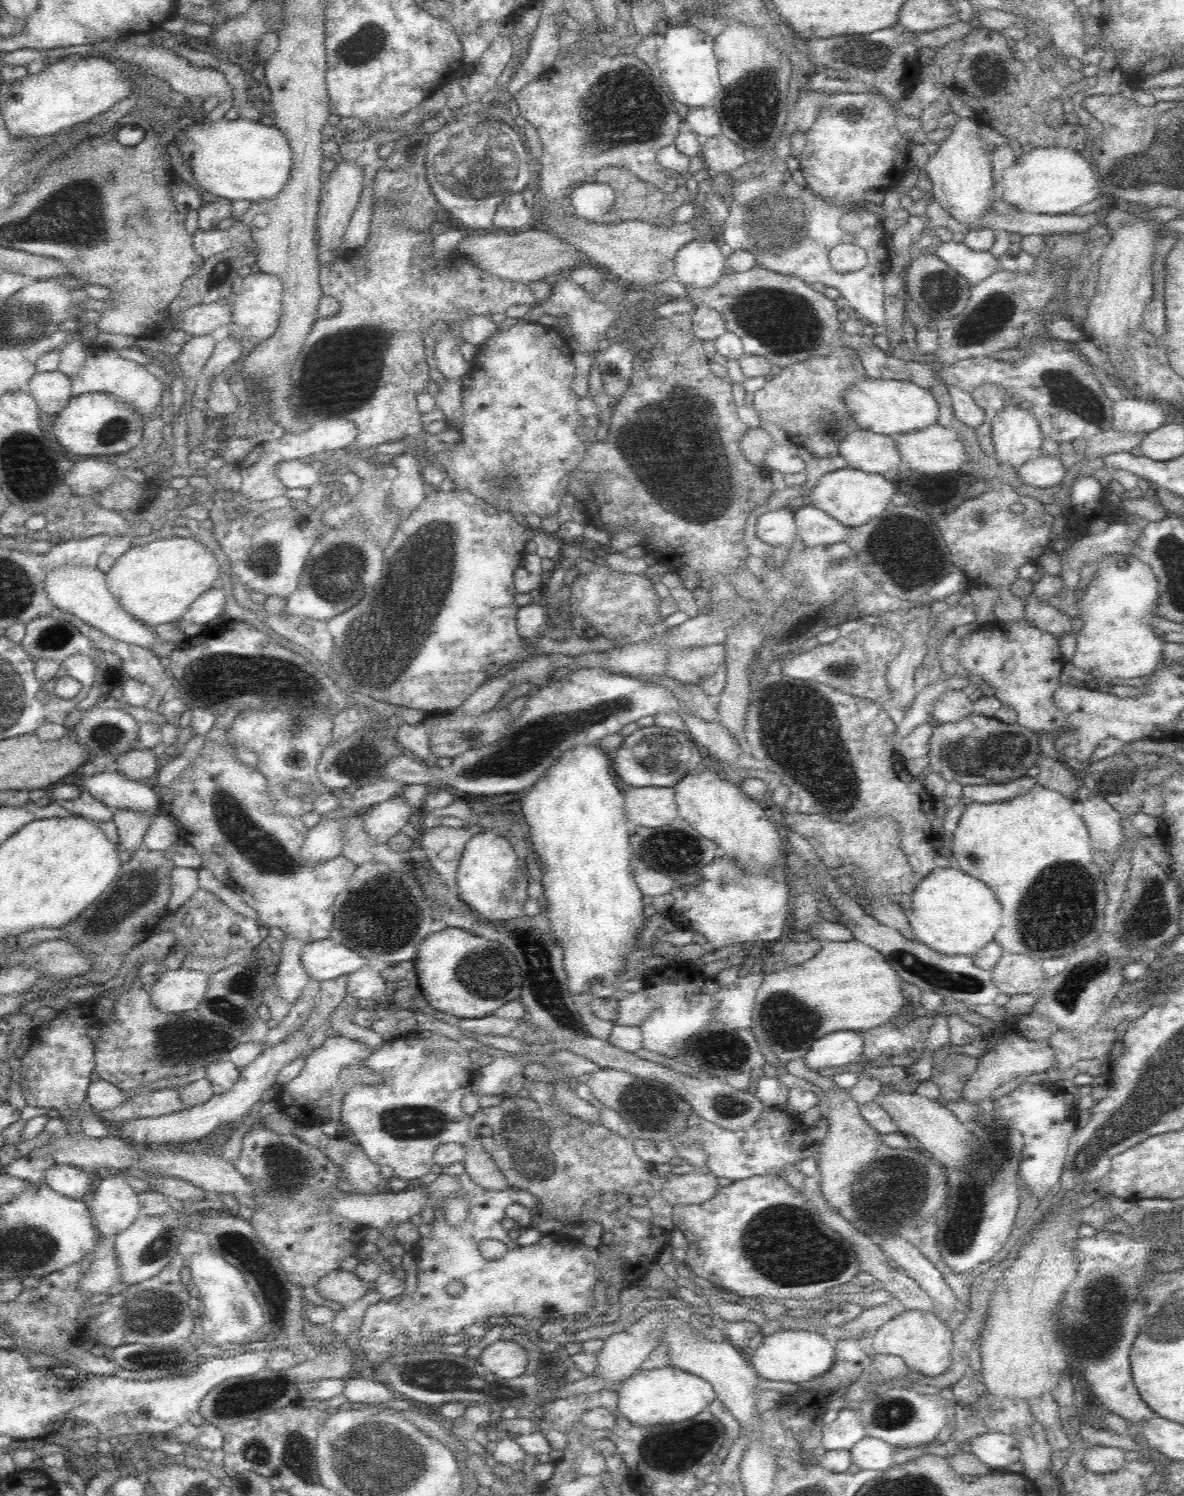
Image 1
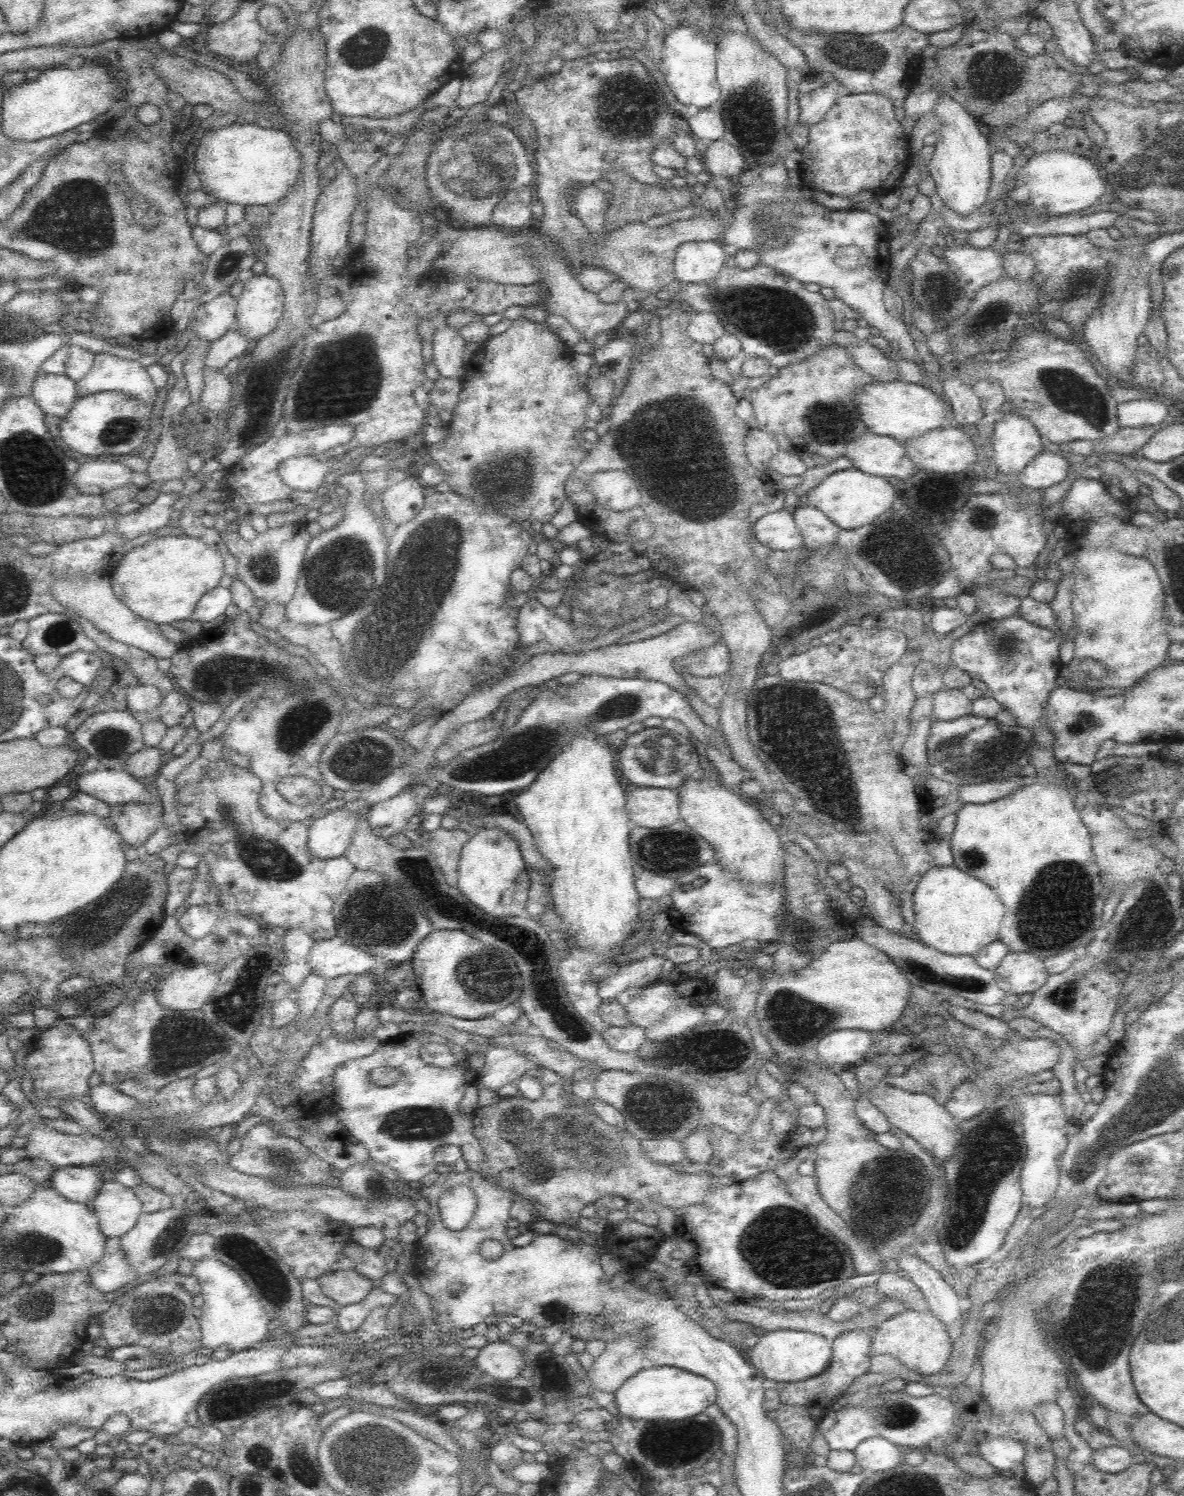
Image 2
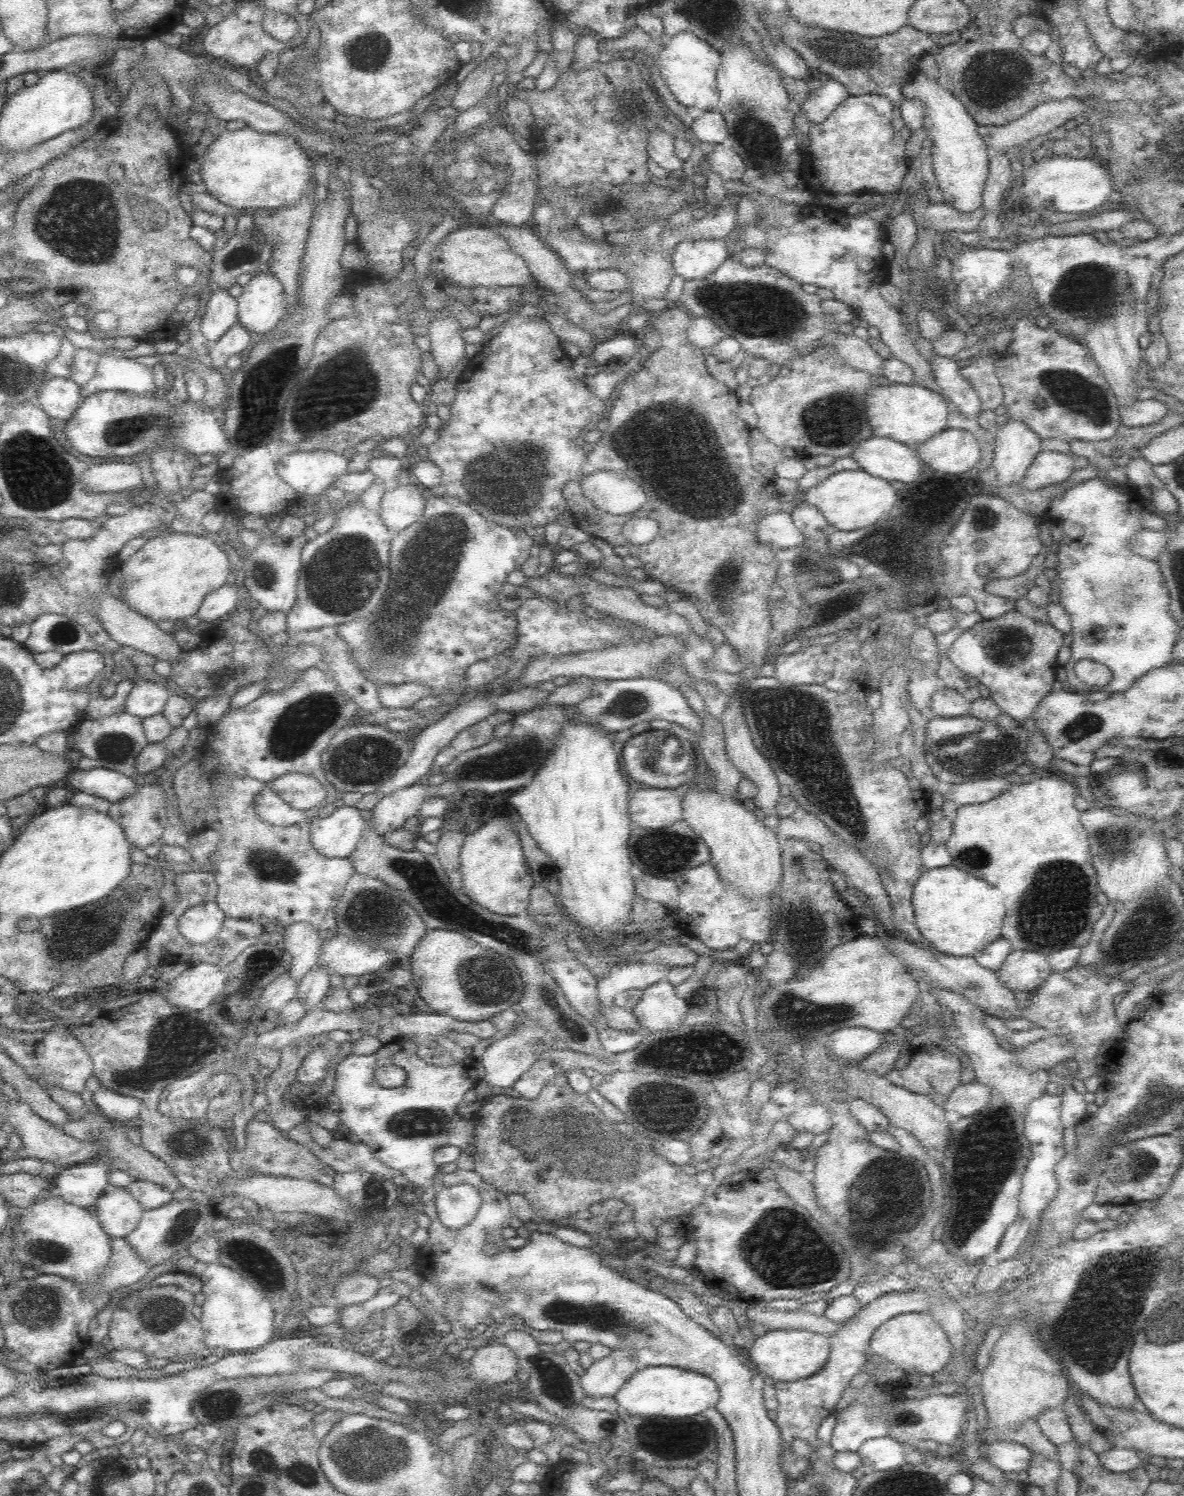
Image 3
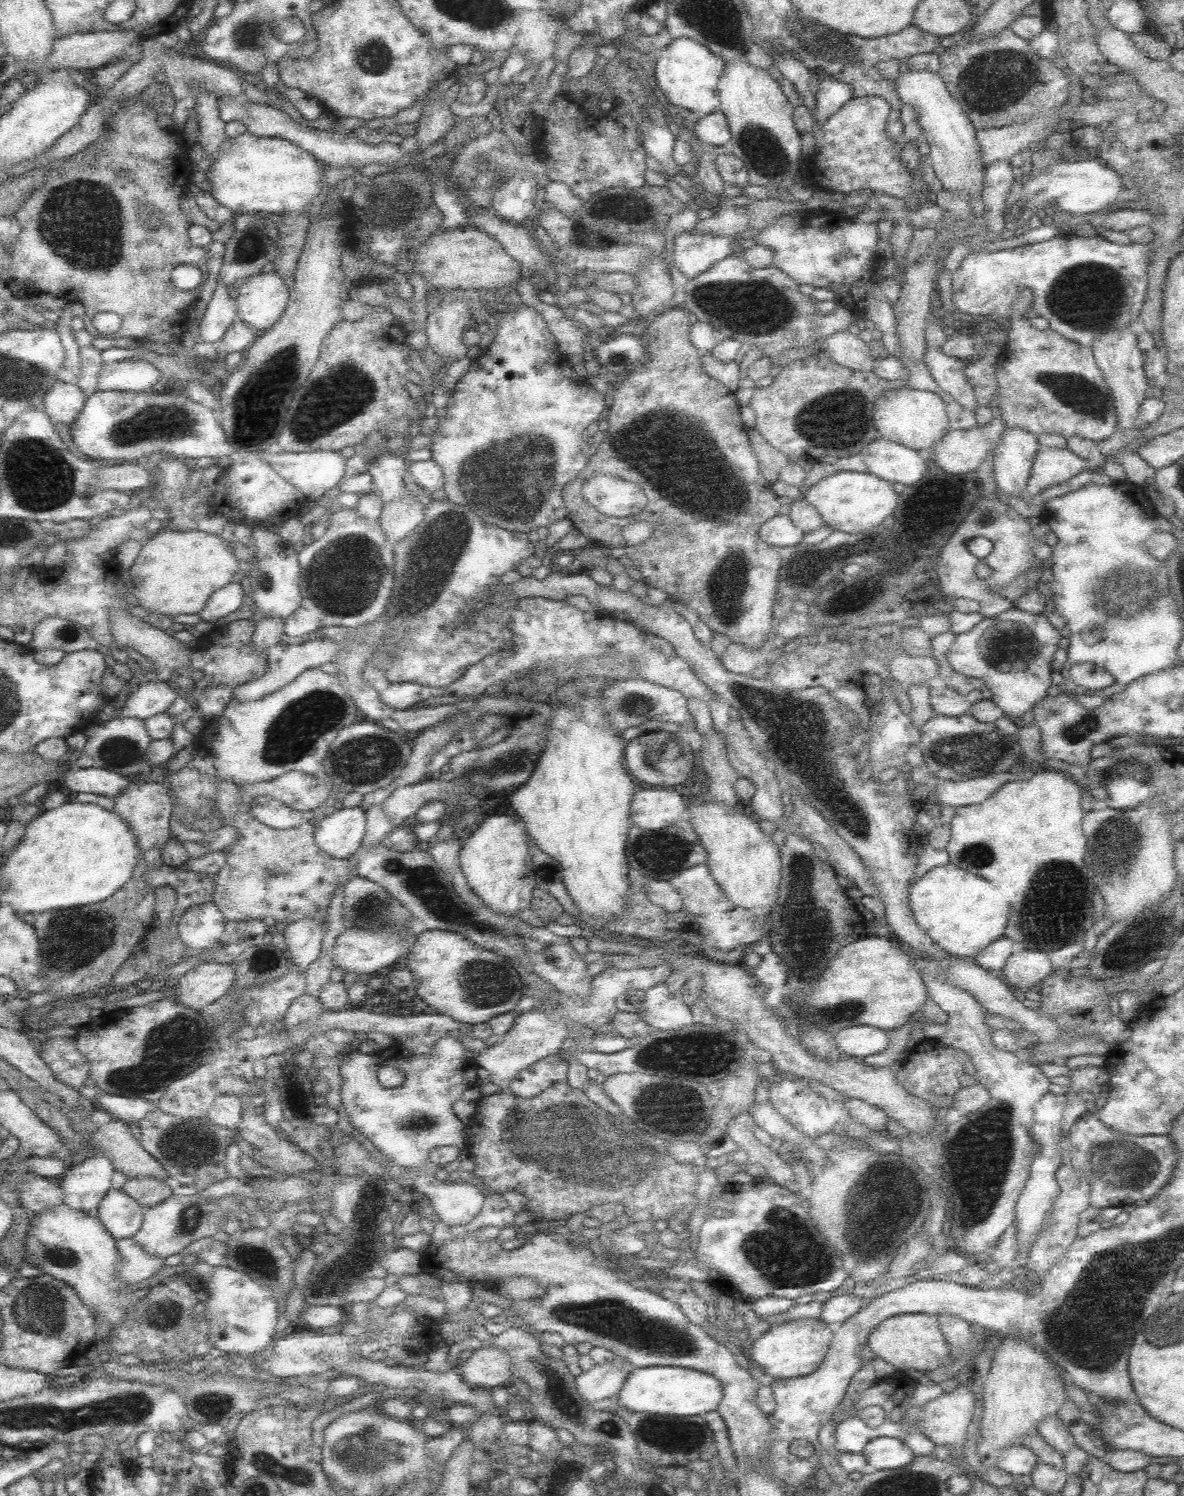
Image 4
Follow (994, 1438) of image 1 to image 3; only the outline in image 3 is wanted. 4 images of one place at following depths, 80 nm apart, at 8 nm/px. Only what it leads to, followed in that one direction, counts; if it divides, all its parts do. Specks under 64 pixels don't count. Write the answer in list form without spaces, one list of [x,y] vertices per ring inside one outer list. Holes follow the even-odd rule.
[[[996,1441],[986,1446],[986,1459],[1003,1472],[1027,1471],[1031,1455],[1026,1446],[1010,1441]]]

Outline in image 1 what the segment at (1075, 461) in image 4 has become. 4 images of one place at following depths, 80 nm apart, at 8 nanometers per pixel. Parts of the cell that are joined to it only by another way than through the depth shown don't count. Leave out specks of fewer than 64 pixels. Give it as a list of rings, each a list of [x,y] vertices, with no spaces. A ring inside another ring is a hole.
[[[1043,454],[1035,455],[1025,464],[1022,464],[1012,473],[1022,485],[1034,488],[1047,489],[1060,486],[1065,477],[1064,466],[1057,456]]]

